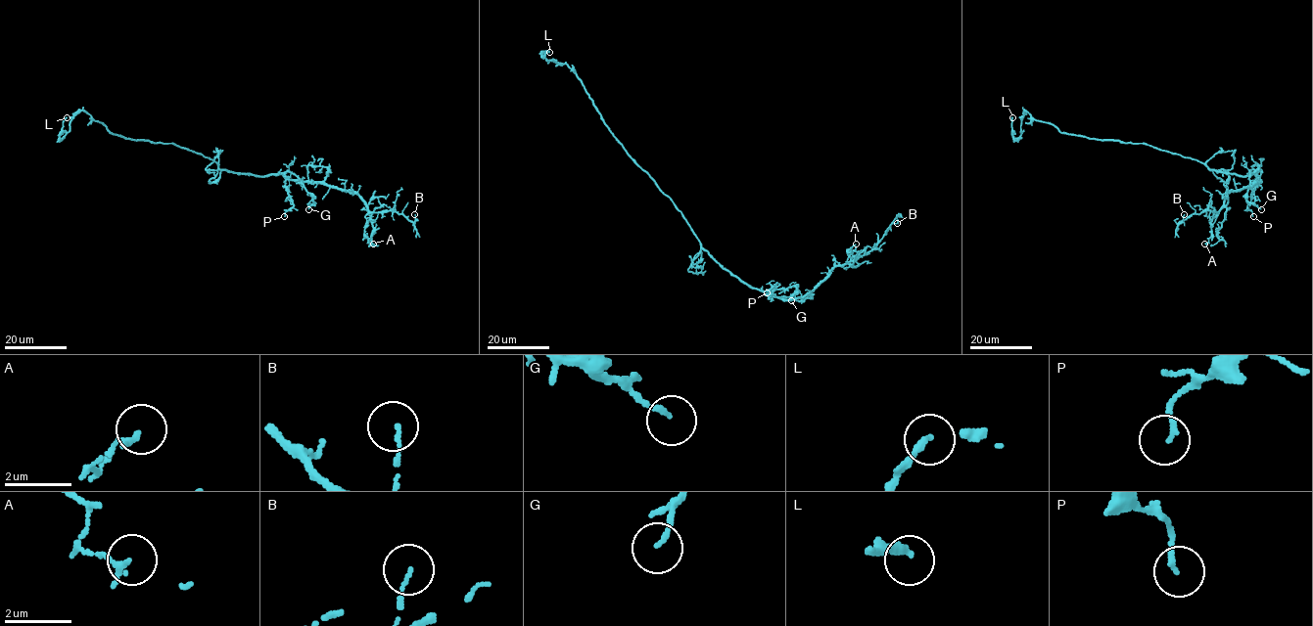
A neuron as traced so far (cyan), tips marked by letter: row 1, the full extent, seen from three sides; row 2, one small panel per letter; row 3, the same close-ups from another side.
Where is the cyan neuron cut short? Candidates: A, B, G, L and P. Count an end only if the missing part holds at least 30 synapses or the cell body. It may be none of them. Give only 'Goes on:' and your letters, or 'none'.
Goes on: none

